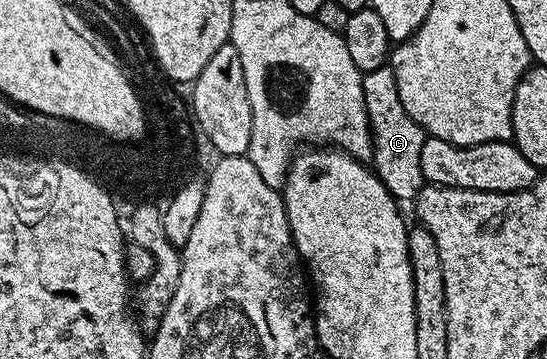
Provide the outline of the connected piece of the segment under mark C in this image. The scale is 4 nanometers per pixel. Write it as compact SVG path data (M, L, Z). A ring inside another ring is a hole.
M386 65L374 71L364 72L361 80L363 101L367 105L367 117L373 130L372 170L376 171L394 199L416 200L421 188L426 186L423 165L419 165L419 157L423 154L423 141L427 138L425 130L415 121L411 121L411 113L403 109L403 101L399 101L399 85L395 85L392 66Z

